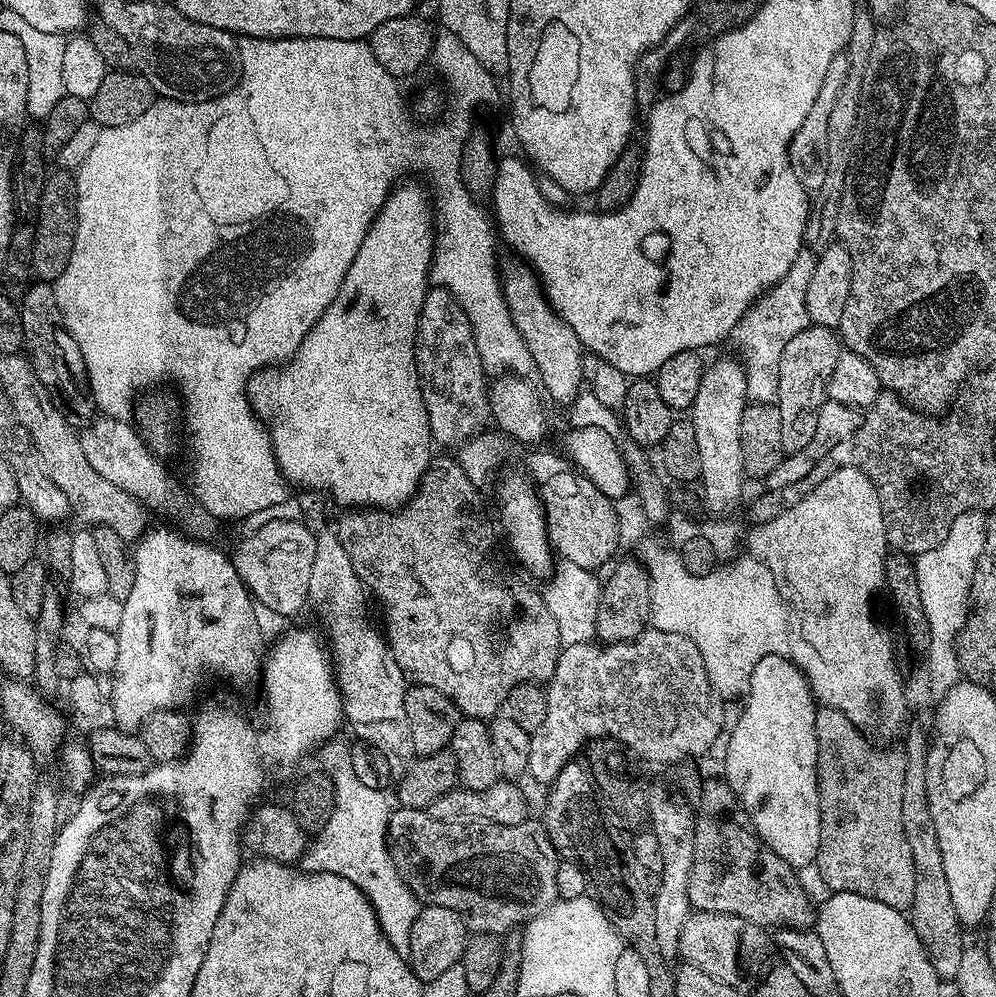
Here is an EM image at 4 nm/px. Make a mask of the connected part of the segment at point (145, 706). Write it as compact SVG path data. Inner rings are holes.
M149 527L144 535L134 544L134 559L136 569L134 570L134 586L130 594L124 599L122 610L122 626L118 626L116 634L116 670L111 677L112 680L112 716L115 727L121 728L123 732L136 732L150 714L167 708L183 709L183 704L188 704L196 696L200 688L200 679L204 676L204 668L233 680L236 684L248 684L252 679L259 677L262 672L262 648L260 652L260 620L256 617L258 613L254 597L248 591L248 587L242 582L238 570L232 565L227 555L223 556L216 548L211 548L211 543L195 539L183 531L172 528Z

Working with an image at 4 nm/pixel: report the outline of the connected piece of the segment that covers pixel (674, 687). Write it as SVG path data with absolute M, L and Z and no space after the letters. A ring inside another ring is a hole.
M649 627L642 635L627 640L625 644L569 644L561 651L558 666L551 680L547 681L546 719L542 726L531 733L530 756L527 775L532 775L543 786L553 780L570 763L589 740L601 740L608 736L618 743L628 741L636 752L652 759L675 759L681 756L687 761L692 756L704 756L711 750L711 743L725 731L723 714L725 705L714 690L706 674L706 662L698 654L698 646L682 634L670 634L666 630Z

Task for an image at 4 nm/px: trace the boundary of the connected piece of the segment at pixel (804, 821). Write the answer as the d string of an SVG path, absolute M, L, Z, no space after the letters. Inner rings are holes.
M787 655L762 658L762 662L758 662L758 666L754 666L750 674L750 686L741 707L741 716L737 725L729 731L729 749L722 763L723 779L728 781L728 785L740 799L744 813L752 820L752 827L755 828L760 843L797 870L816 863L822 838L820 791L816 773L817 711L818 701L812 694L812 687L791 658Z

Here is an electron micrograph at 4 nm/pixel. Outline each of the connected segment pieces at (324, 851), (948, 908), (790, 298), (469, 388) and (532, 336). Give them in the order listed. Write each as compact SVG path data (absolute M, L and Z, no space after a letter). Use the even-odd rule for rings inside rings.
M333 738L325 740L318 749L319 767L334 782L334 814L321 832L315 833L316 840L307 845L298 864L301 869L310 872L333 872L357 892L364 892L367 903L371 905L384 931L384 937L390 941L397 952L408 951L410 926L421 910L421 903L408 889L392 864L388 853L388 817L390 807L385 793L379 788L366 786L355 776L354 766L350 766L349 741Z
M911 723L904 732L906 742L902 751L906 757L905 785L902 792L902 828L914 861L914 899L908 909L908 917L927 958L941 981L955 981L961 965L965 939L962 940L962 925L957 918L954 902L950 897L950 886L946 883L942 852L939 849L938 834L935 833L934 818L926 798L926 754L930 738L927 727Z
M799 267L791 268L786 278L769 288L766 295L757 300L752 310L744 315L738 329L740 352L744 355L742 367L746 378L749 401L757 404L769 403L778 382L778 362L782 362L782 350L810 323L806 310L806 286L808 272Z
M439 286L429 287L422 302L416 327L416 369L422 402L426 402L426 414L430 418L432 439L437 445L459 446L477 435L487 425L484 423L489 423L490 380L478 354L470 318L466 318L466 310L462 310L454 294Z
M519 258L511 259L499 265L500 289L504 292L506 306L510 310L514 326L518 326L518 334L522 334L532 355L536 367L535 375L540 376L539 387L546 394L548 391L549 396L558 403L564 406L571 405L585 383L583 374L585 349L574 334L574 330L570 330L570 326L566 326L564 319L553 310L540 286L539 276L525 261Z

